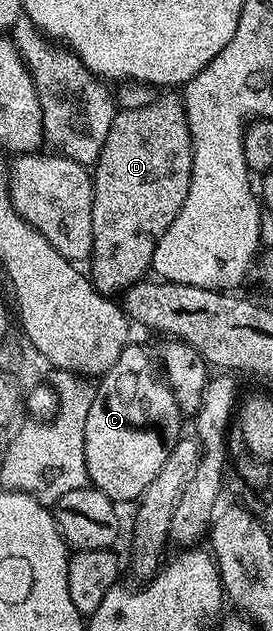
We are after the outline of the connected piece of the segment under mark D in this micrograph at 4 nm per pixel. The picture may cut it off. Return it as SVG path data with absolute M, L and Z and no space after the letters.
M159 93L156 99L131 107L128 111L116 110L113 125L109 125L109 137L99 154L99 162L94 164L93 178L93 249L89 260L89 278L96 291L108 297L125 293L133 284L151 271L153 253L157 241L173 225L185 197L189 197L193 153L187 110L183 96L179 93Z

